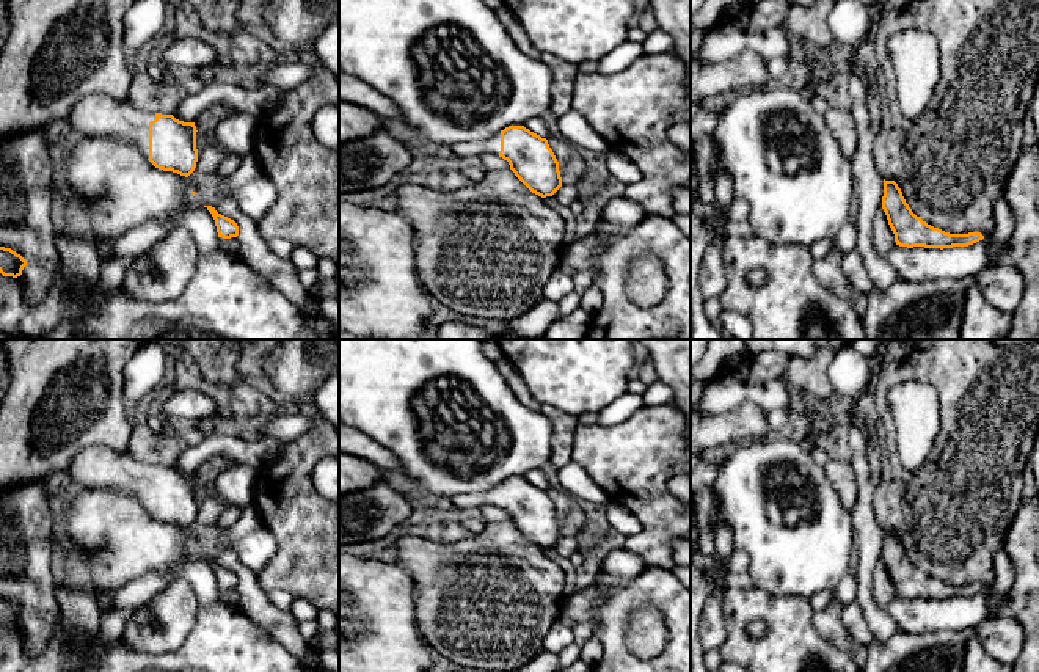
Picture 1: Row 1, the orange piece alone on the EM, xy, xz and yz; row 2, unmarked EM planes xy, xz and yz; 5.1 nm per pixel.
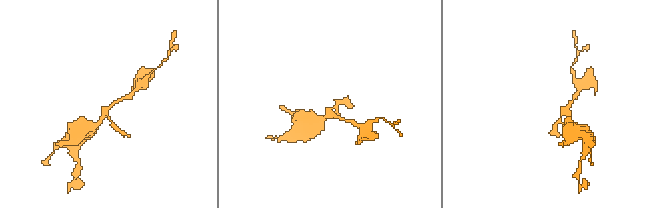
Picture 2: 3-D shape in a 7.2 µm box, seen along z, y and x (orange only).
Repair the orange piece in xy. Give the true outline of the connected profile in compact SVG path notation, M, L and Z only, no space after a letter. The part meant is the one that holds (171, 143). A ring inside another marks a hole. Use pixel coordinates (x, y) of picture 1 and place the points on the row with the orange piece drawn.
M88 96L75 104L66 124L83 135L127 140L159 170L188 177L196 168L195 122L140 110L129 99Z

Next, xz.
M509 126L494 133L491 138L480 141L465 141L452 144L447 152L458 157L480 157L483 154L494 154L509 162L515 176L535 195L546 198L552 196L562 187L559 162L548 144L546 138L530 132L524 126Z

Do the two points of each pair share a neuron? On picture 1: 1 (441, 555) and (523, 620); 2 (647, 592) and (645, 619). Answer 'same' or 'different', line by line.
1: same
2: different

